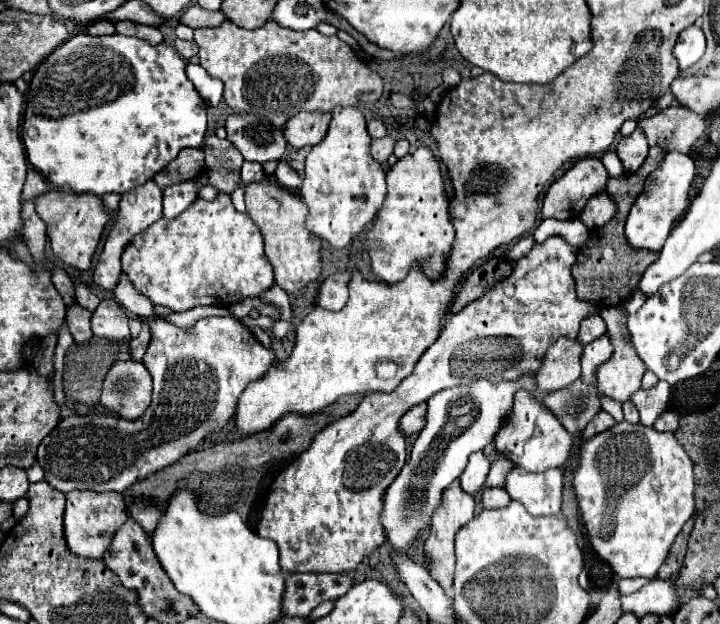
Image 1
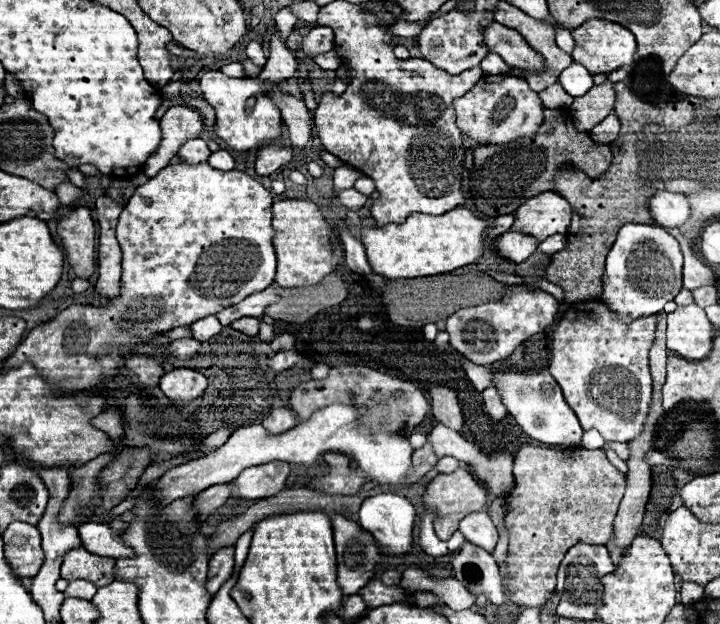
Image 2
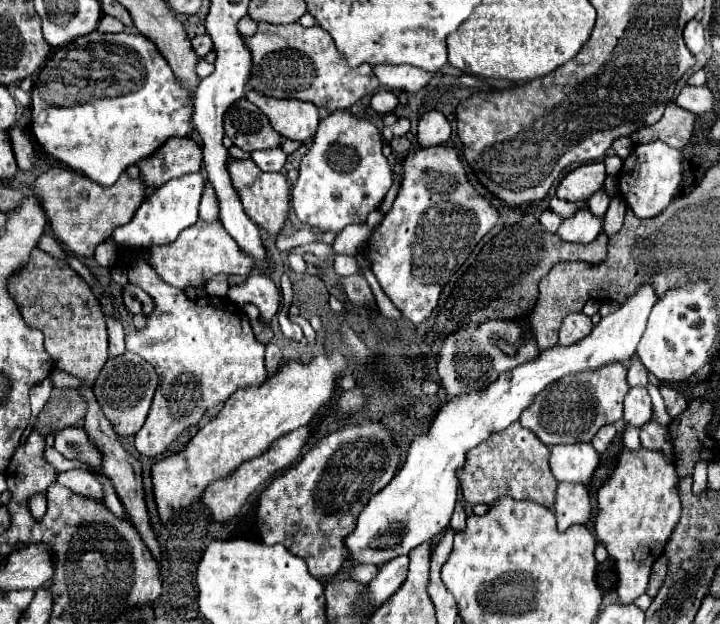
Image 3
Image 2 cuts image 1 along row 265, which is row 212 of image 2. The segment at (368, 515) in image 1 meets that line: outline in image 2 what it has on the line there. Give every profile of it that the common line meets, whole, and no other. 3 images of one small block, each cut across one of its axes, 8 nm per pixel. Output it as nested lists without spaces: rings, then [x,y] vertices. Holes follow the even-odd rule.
[[[542,192],[534,198],[530,198],[528,202],[524,202],[516,212],[516,222],[512,226],[512,230],[520,230],[524,234],[532,234],[534,238],[538,238],[540,242],[546,240],[552,234],[566,234],[570,222],[572,222],[572,206],[568,204],[566,198],[562,198],[556,192]]]

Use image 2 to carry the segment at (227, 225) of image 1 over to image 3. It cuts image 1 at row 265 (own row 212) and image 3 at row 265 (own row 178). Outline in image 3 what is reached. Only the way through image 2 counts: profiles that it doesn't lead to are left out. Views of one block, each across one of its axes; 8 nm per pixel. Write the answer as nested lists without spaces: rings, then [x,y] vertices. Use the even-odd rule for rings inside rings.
[[[198,218],[198,222],[192,224],[190,228],[182,230],[180,236],[172,244],[150,246],[148,252],[150,252],[148,262],[152,264],[156,274],[164,282],[168,282],[170,286],[176,286],[180,290],[184,290],[188,286],[202,288],[216,274],[246,278],[254,268],[254,258],[240,250],[236,240],[224,230],[222,222],[204,222],[202,218]]]

